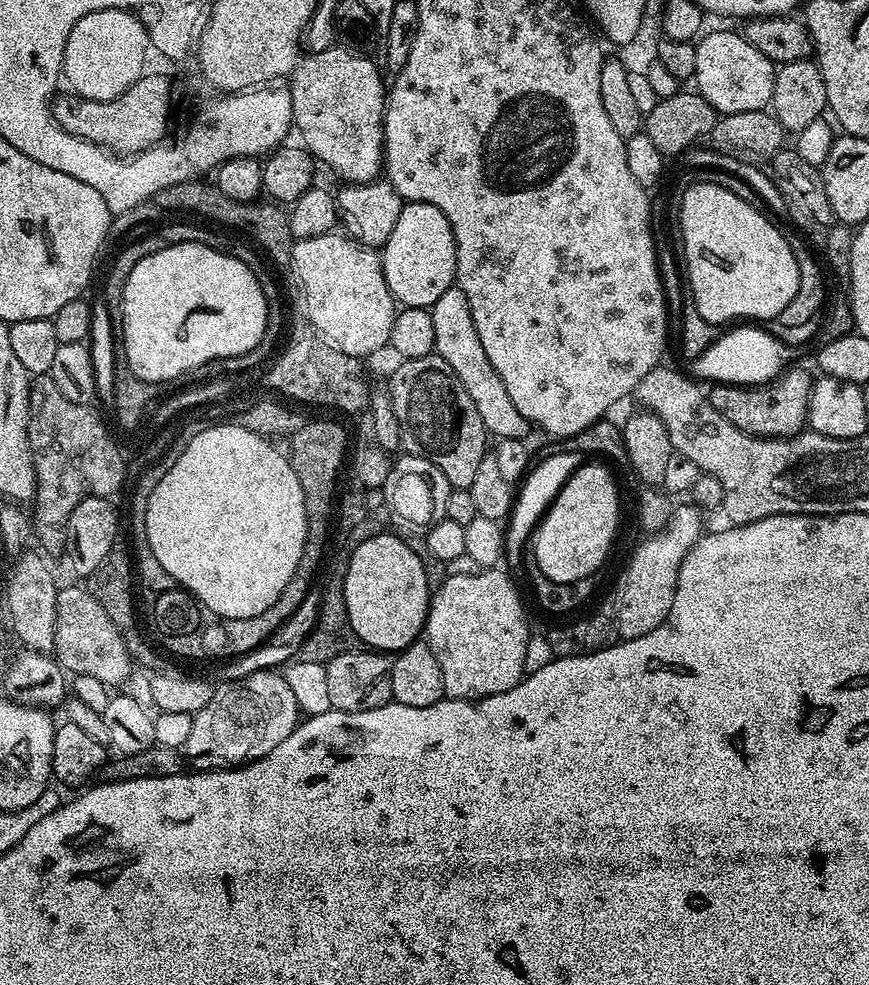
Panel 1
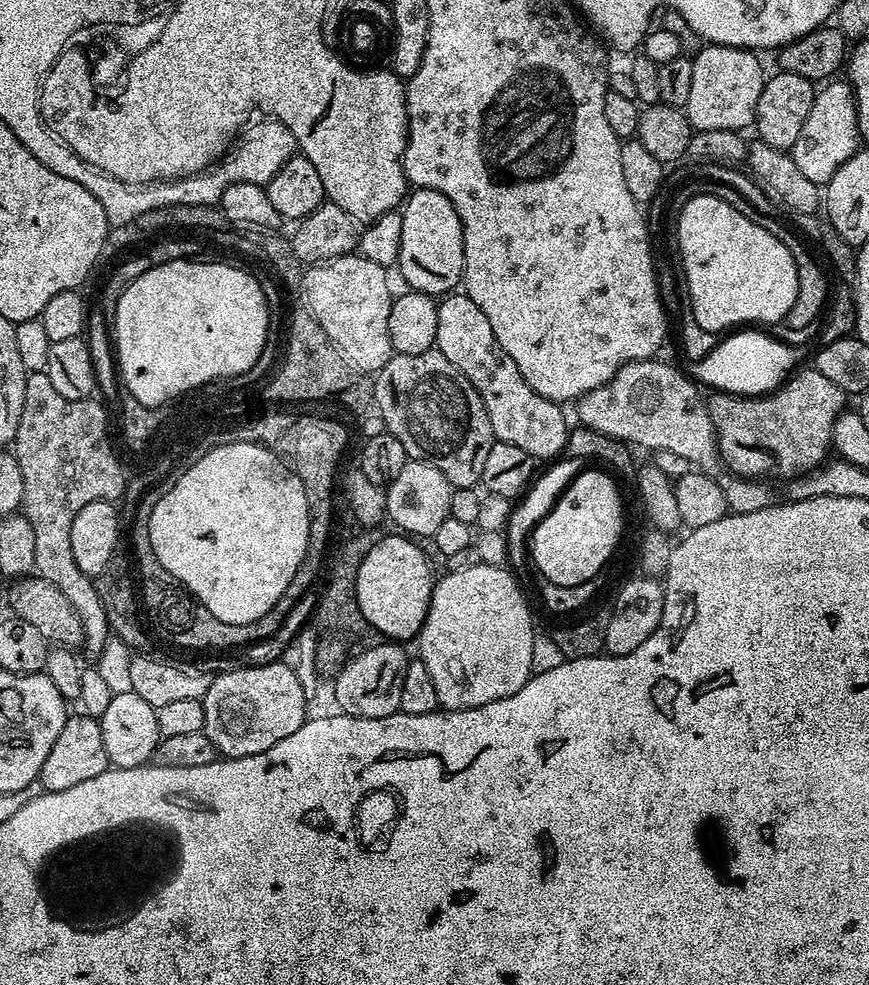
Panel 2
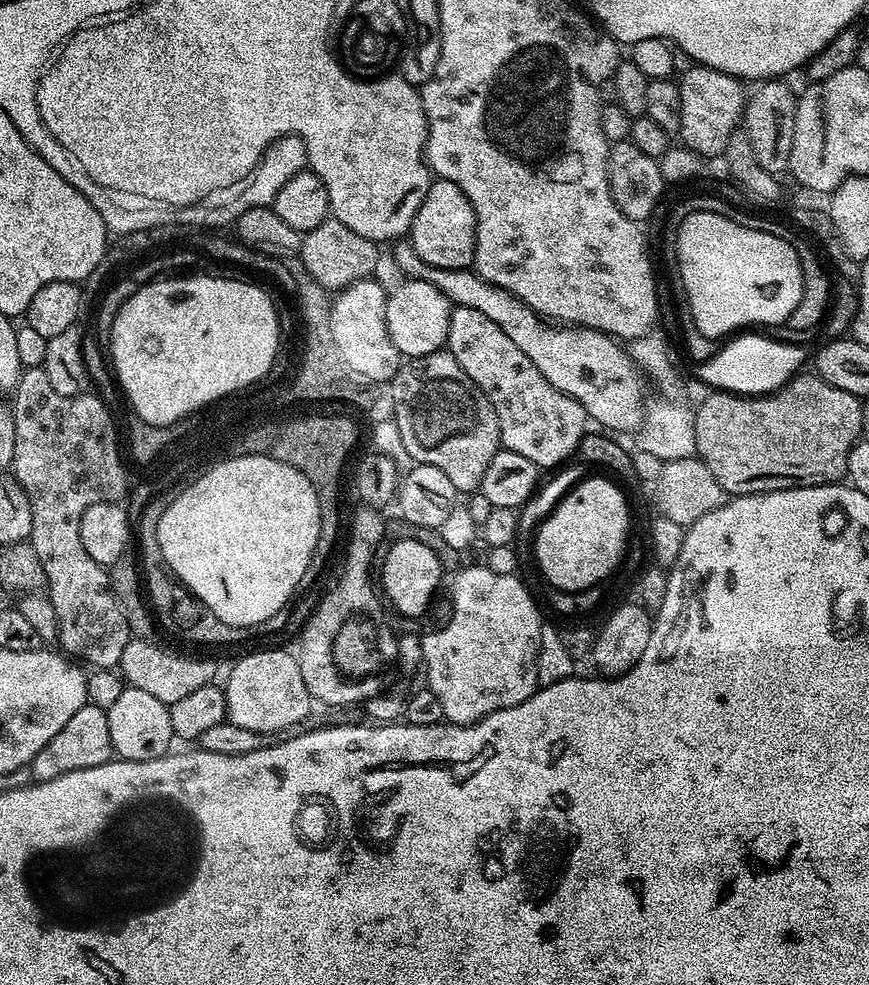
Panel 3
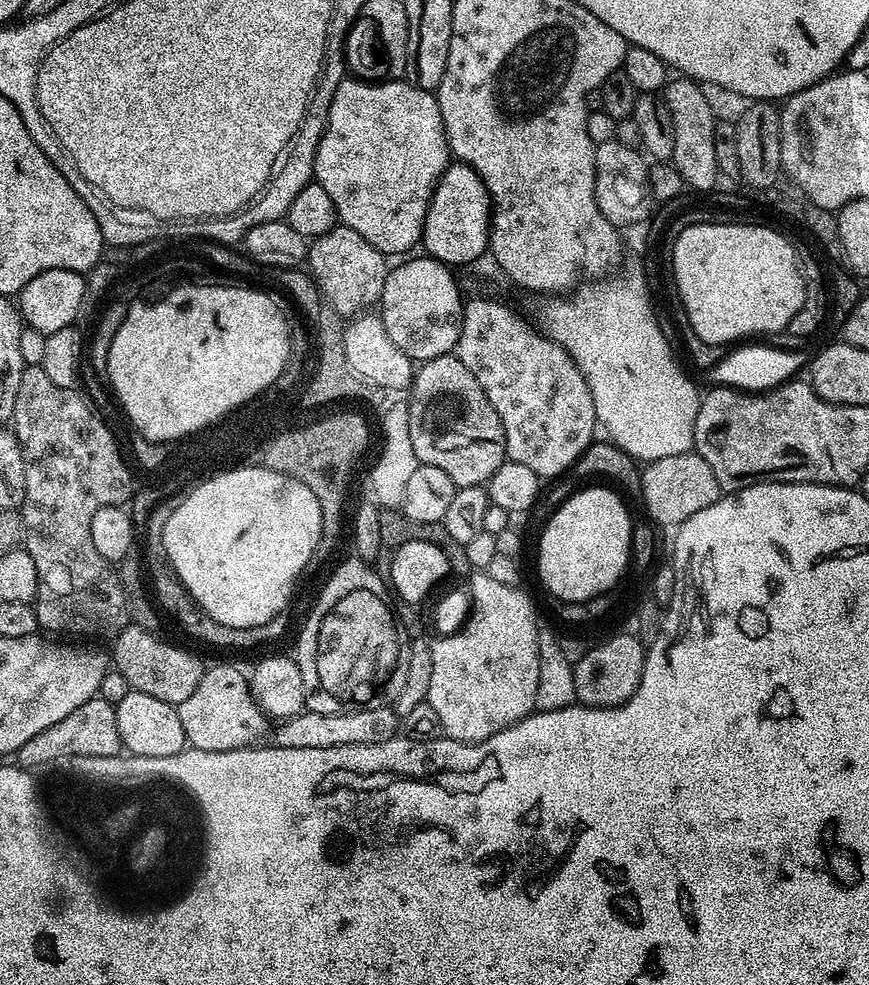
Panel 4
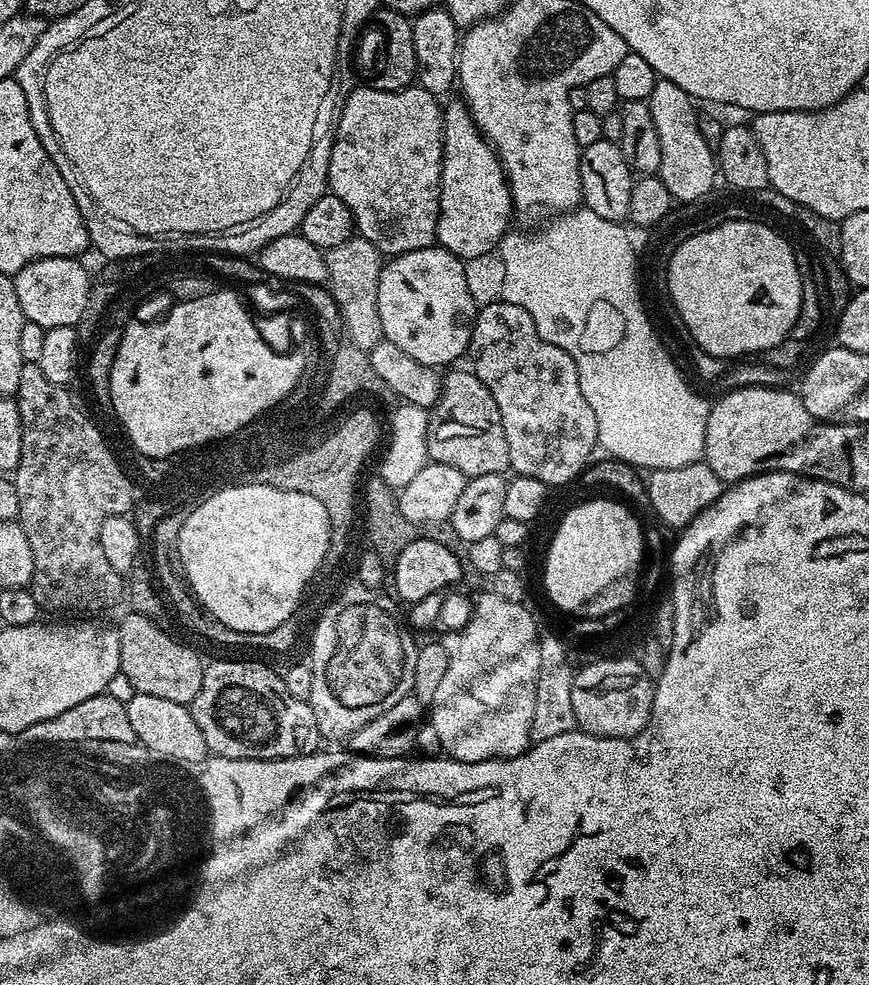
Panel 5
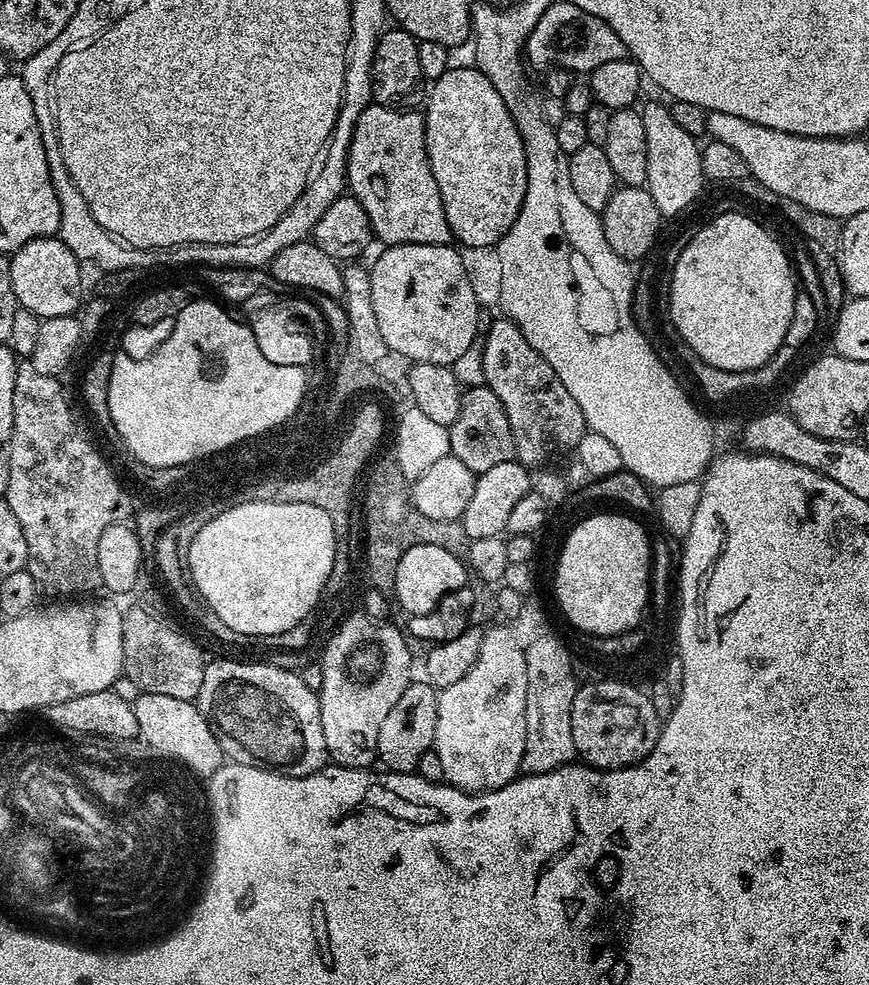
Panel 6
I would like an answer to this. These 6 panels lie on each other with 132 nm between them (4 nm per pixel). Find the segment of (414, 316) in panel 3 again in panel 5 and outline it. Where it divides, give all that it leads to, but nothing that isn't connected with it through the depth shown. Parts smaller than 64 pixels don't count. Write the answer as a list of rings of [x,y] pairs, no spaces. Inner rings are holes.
[[[439,246],[391,257],[378,278],[378,318],[382,318],[384,339],[423,364],[441,366],[463,357],[478,311],[466,286],[464,263]]]

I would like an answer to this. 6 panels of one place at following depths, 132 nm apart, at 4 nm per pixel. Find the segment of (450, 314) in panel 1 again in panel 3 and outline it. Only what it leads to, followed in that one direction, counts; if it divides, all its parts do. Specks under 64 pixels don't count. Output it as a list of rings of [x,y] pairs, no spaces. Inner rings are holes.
[[[453,307],[446,348],[458,362],[458,366],[466,370],[470,382],[474,382],[474,386],[478,386],[478,390],[486,394],[490,406],[494,406],[503,447],[509,448],[514,454],[522,454],[522,458],[530,458],[530,462],[534,462],[540,470],[563,465],[568,460],[567,456],[579,449],[580,440],[590,424],[586,410],[577,400],[550,386],[550,382],[542,378],[542,370],[538,370],[538,366],[534,366],[534,362],[530,362],[530,358],[526,358],[526,354],[522,354],[518,346],[514,346],[513,340],[502,331],[498,322],[490,322],[490,318],[486,318],[486,314],[481,314],[478,310]]]

